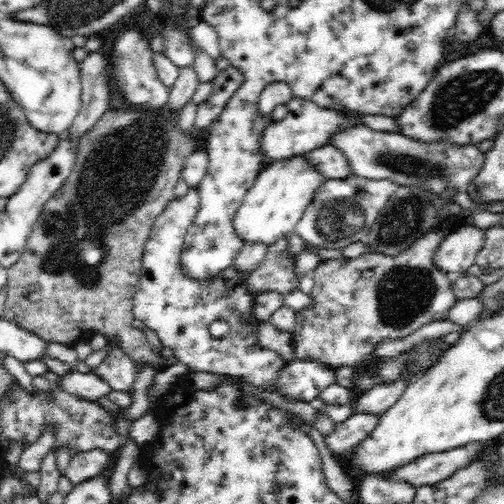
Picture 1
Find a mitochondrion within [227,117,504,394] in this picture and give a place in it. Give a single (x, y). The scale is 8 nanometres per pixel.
(402, 294)

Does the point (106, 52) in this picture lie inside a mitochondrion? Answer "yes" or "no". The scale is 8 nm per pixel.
no

